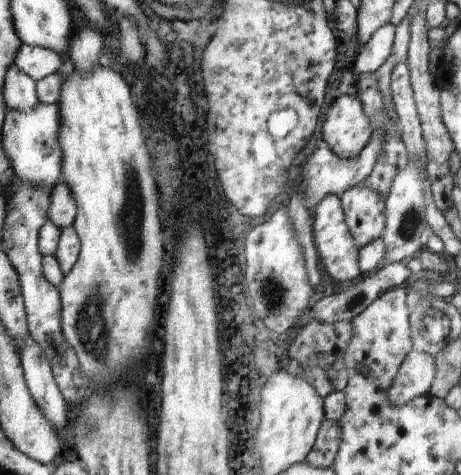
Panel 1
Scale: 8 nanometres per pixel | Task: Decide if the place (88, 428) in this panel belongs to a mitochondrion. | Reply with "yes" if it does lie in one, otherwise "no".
yes

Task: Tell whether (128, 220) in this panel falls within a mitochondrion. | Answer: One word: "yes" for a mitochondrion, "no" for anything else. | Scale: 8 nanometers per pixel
yes

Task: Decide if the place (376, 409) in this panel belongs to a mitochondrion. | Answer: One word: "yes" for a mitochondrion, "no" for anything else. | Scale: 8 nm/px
no

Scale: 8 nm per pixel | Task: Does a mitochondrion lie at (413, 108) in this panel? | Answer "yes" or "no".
no

